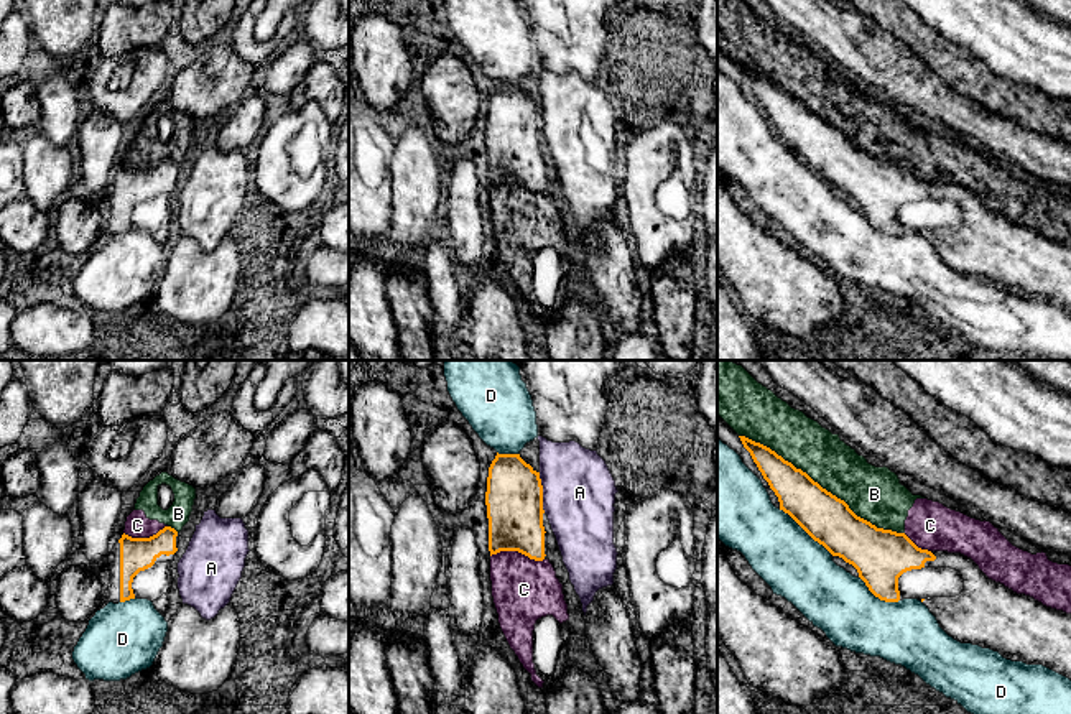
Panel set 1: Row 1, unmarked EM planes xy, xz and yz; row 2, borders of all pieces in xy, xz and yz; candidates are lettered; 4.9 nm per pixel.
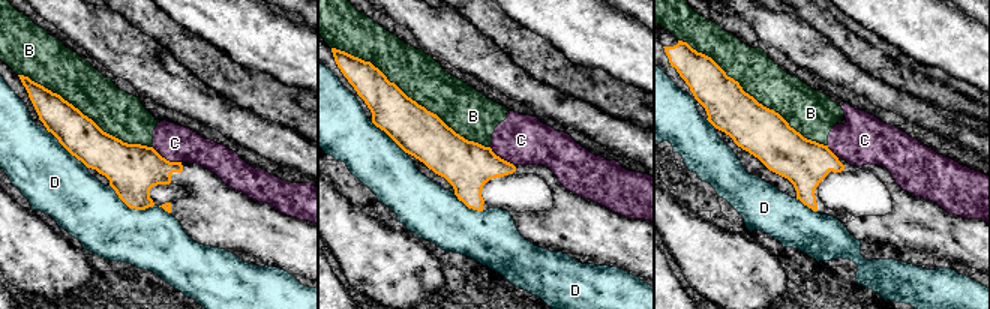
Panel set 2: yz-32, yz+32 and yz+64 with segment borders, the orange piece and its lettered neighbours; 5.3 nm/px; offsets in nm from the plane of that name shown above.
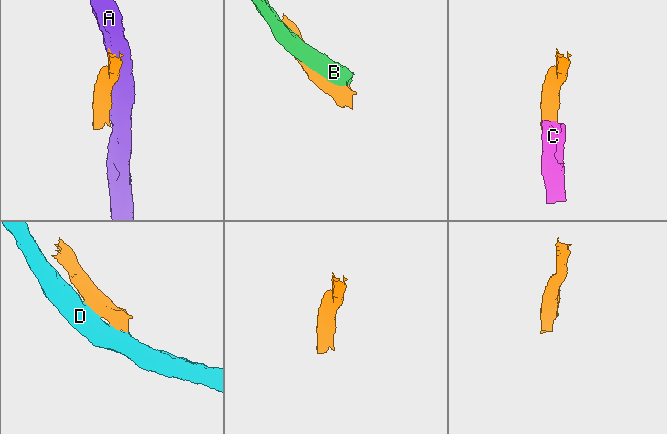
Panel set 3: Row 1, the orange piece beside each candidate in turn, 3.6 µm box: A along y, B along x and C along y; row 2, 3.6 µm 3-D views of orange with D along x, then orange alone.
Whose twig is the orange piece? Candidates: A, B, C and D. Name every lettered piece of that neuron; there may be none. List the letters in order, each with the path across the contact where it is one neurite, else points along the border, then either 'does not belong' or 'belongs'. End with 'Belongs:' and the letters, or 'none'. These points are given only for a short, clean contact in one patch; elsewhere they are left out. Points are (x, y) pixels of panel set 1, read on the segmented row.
A: does not belong
B: does not belong
C: along xz (491, 555), (520, 551), (530, 558), (543, 560) | does not belong
D: does not belong
Belongs: none

